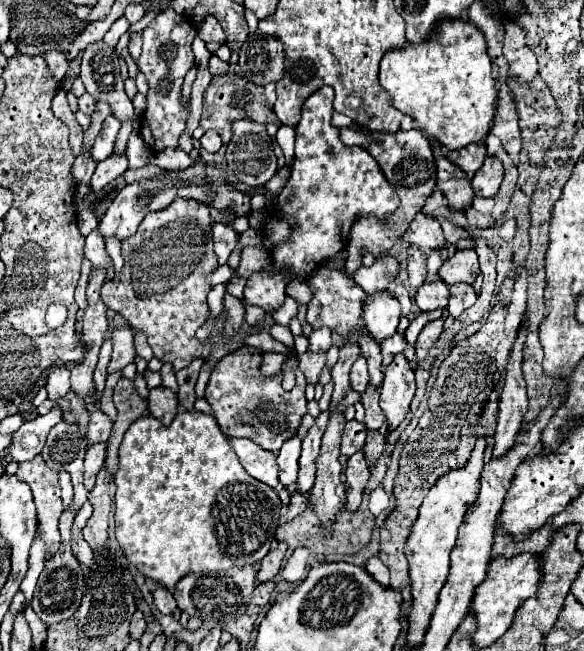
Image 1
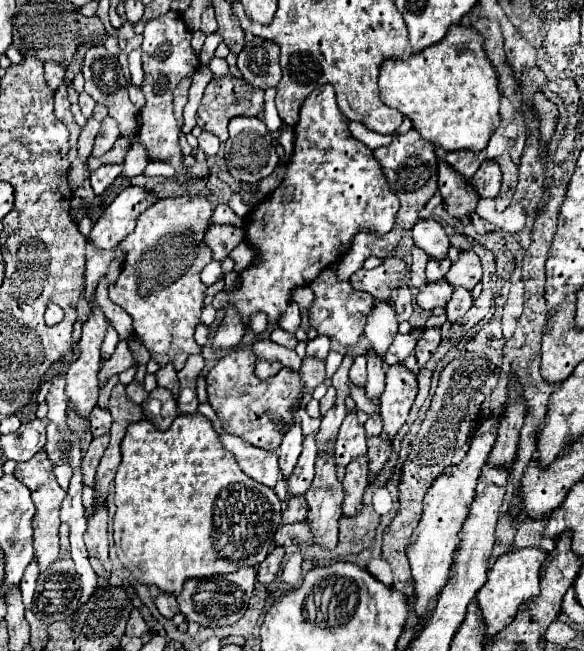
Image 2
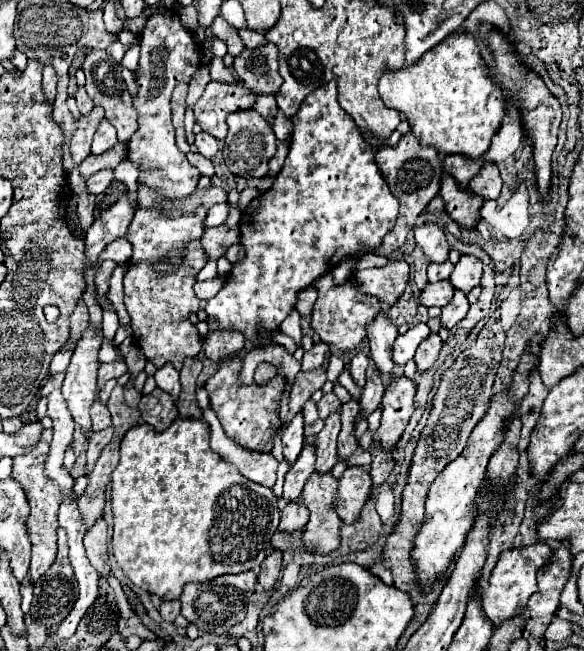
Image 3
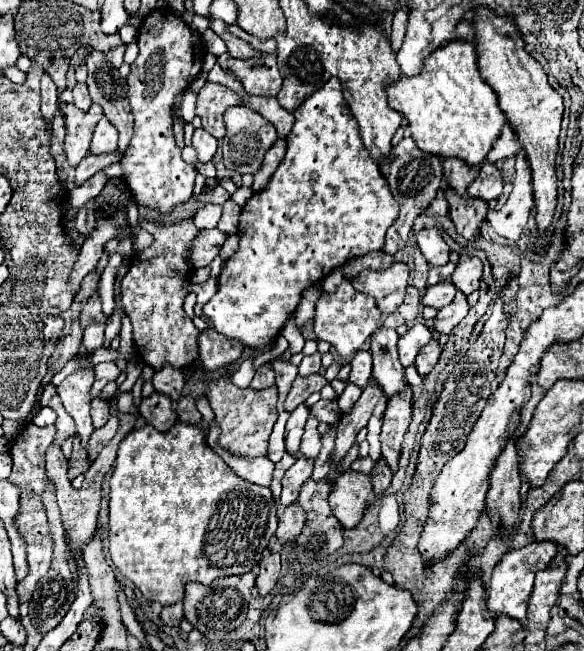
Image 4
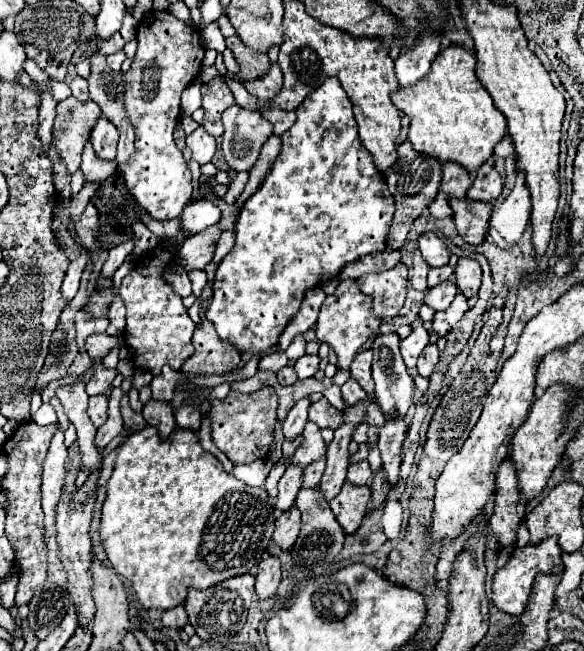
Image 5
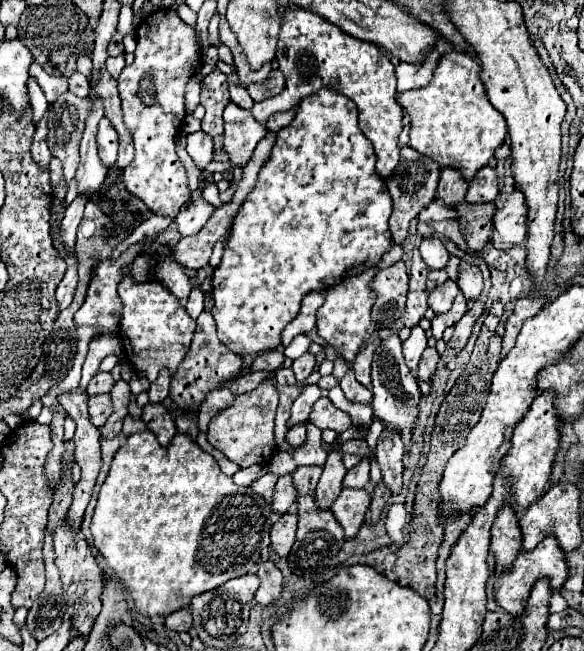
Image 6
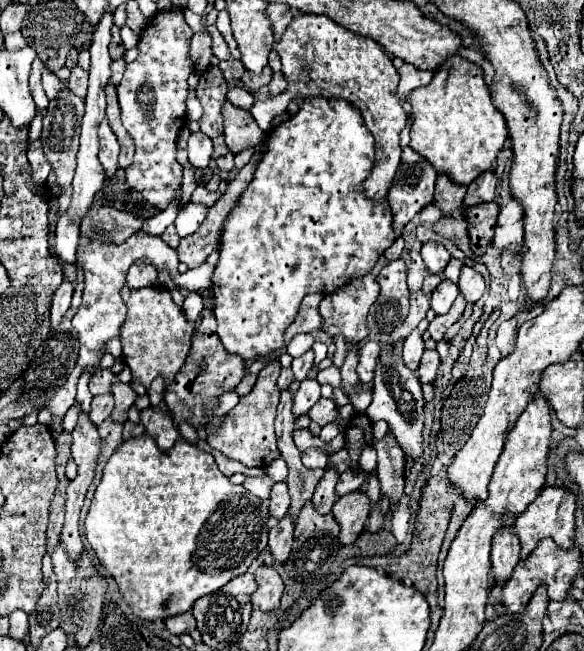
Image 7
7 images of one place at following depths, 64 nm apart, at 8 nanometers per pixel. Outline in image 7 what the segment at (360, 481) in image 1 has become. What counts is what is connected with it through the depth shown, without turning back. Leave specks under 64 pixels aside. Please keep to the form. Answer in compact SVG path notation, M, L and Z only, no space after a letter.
M350 492L344 494L336 500L332 514L336 518L336 522L340 524L340 542L342 544L352 544L360 532L364 530L366 518L370 512L370 500L366 496L366 492Z

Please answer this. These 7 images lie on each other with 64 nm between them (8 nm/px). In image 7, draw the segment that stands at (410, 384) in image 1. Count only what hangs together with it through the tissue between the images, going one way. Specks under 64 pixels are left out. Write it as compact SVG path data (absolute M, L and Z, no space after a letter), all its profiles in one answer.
M388 432L376 446L378 452L378 478L382 484L382 494L390 498L392 504L400 500L404 494L404 466L406 466L406 456L392 432Z

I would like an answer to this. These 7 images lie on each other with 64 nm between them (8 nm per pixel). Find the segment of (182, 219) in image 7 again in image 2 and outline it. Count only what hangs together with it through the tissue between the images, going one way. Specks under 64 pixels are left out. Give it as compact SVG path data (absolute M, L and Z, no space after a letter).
M218 204L218 208L212 214L212 224L230 224L230 226L236 226L236 228L246 228L244 218L236 216L226 204Z

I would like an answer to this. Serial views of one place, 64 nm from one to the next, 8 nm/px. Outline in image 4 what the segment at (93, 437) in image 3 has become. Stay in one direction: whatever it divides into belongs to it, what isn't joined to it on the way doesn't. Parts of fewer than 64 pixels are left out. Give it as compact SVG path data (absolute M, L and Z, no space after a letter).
M112 414L112 418L106 422L106 426L92 432L92 436L88 440L88 460L90 462L94 462L98 452L114 438L116 430L118 430L118 420L116 420L116 414Z

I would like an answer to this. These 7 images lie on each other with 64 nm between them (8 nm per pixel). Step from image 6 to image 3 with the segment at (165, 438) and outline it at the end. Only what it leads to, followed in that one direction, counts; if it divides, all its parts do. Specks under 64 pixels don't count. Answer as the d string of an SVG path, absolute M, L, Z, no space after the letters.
M156 388L148 396L144 396L140 400L138 408L142 412L144 422L154 426L154 430L158 430L158 432L164 432L178 418L178 410L176 410L172 396L160 388Z

